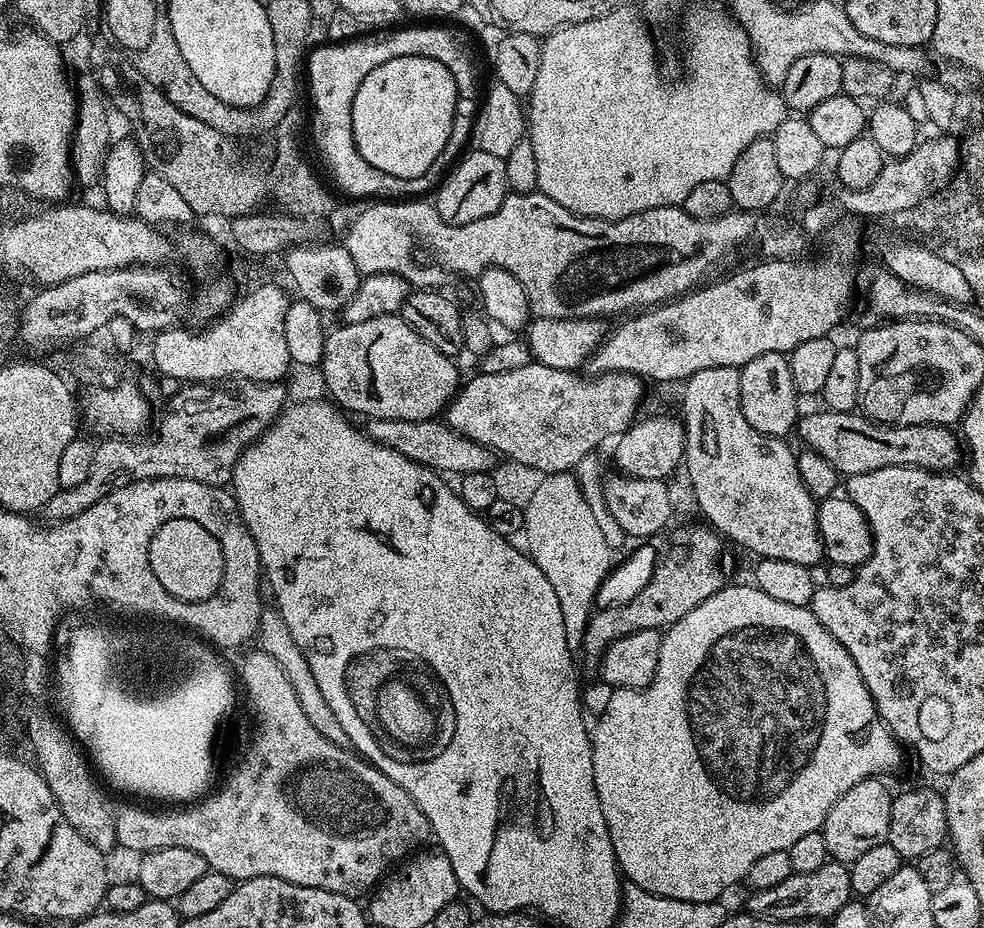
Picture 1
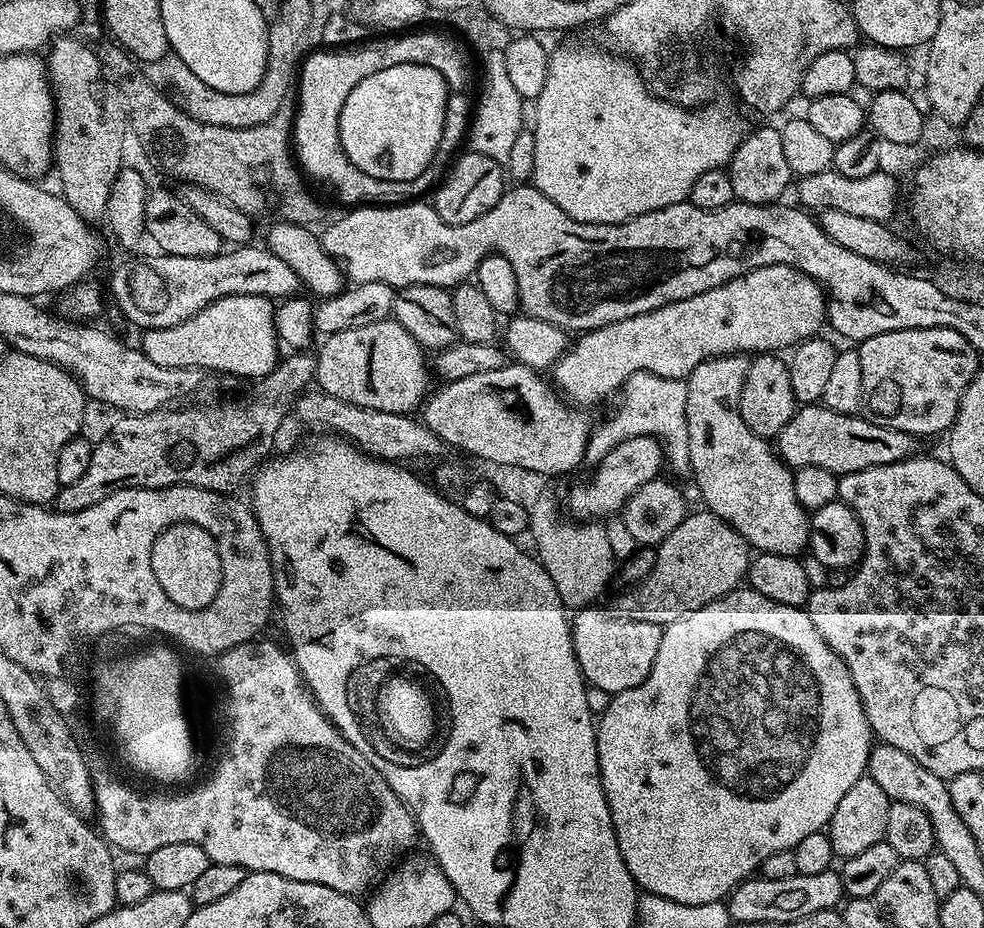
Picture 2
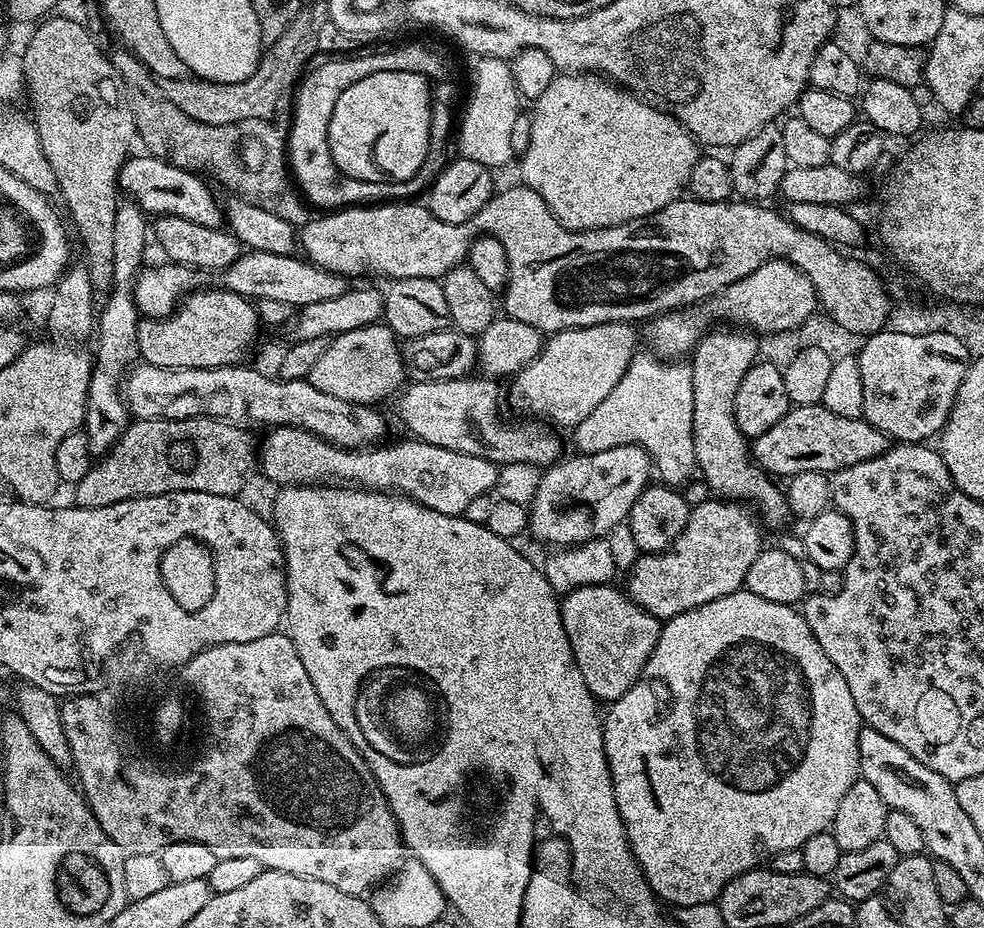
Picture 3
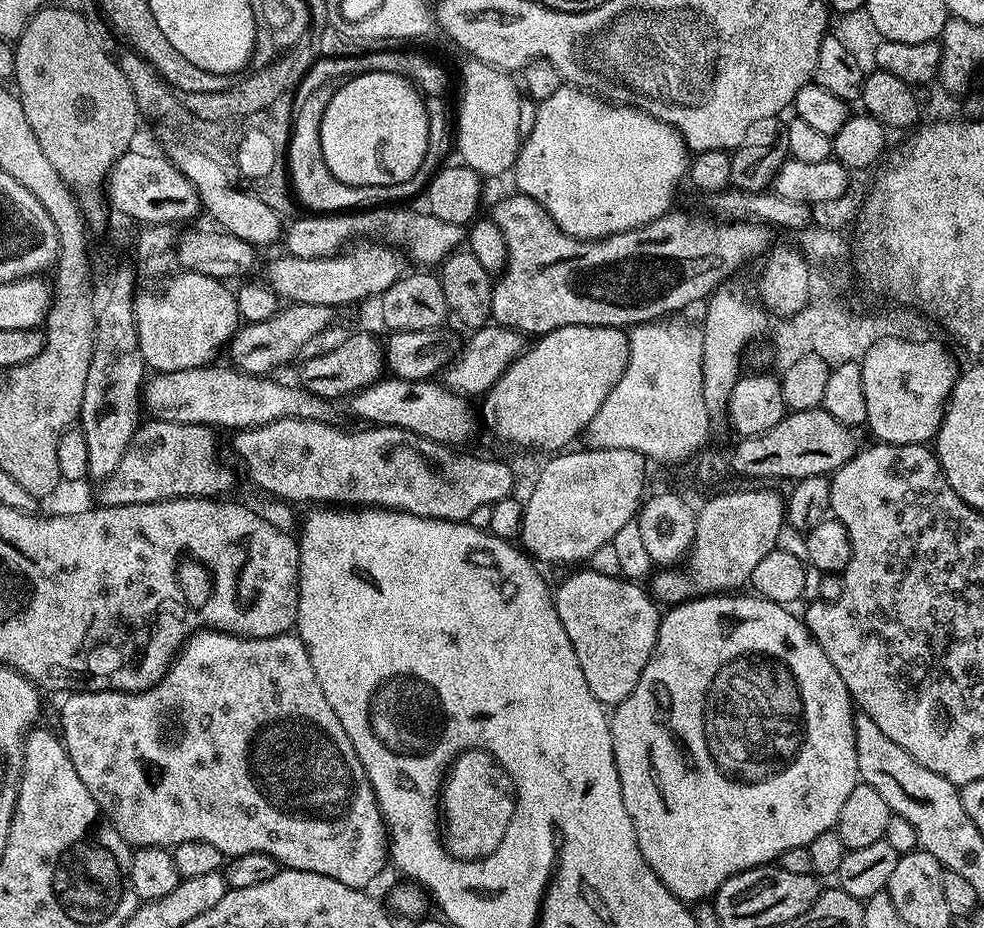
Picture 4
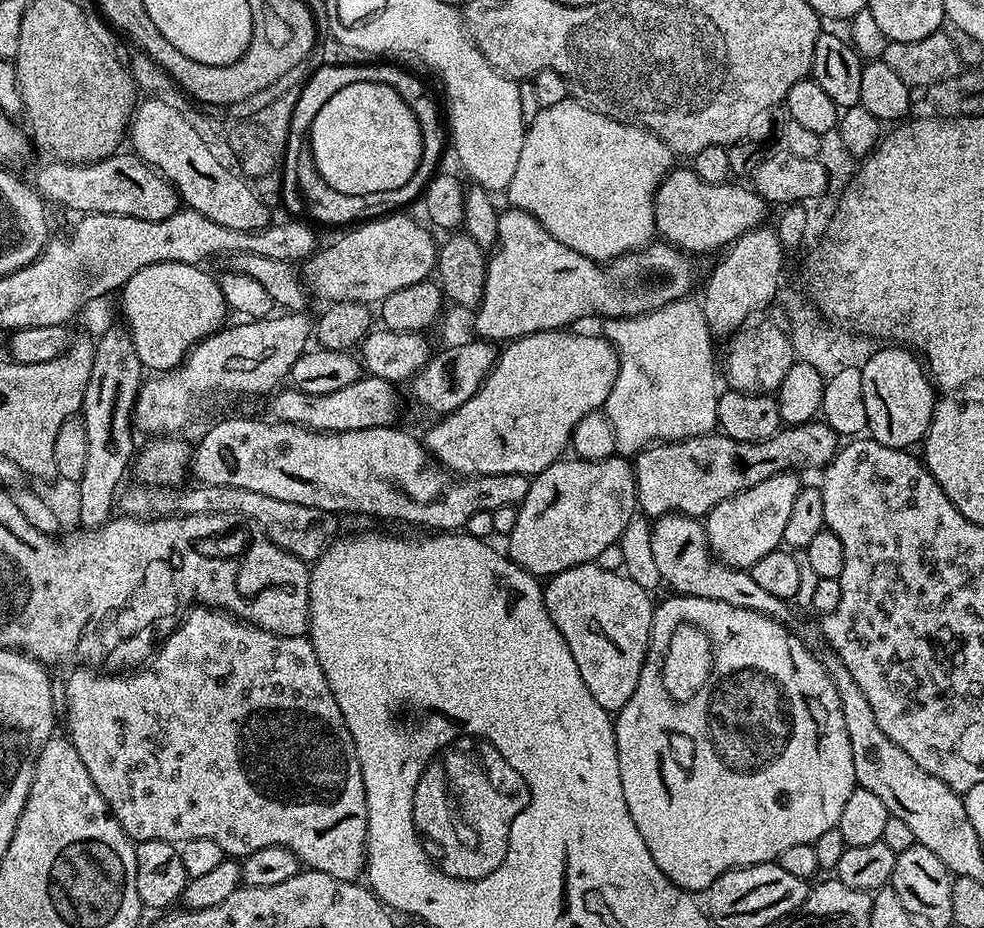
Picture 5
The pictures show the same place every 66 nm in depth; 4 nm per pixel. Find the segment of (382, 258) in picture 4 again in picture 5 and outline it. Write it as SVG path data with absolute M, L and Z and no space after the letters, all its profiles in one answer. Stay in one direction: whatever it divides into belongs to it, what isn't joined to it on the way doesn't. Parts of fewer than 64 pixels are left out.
M389 214L349 227L345 231L348 233L338 237L329 248L321 247L309 256L302 268L307 287L325 302L376 306L394 290L429 279L436 270L438 240L414 217L400 215L404 214Z

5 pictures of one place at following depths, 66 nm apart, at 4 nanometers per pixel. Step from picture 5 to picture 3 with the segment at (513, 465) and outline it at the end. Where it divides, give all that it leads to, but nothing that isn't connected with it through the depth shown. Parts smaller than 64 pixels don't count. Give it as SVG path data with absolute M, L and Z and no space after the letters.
M625 322L567 328L564 332L551 333L534 362L516 373L511 381L513 394L533 417L557 429L574 430L578 422L589 416L626 374L632 357L638 351L636 332L632 328L635 327Z

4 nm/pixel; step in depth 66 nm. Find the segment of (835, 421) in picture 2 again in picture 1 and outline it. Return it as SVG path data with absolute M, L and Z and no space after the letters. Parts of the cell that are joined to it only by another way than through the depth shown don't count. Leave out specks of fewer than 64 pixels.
M819 410L809 416L801 415L798 420L798 433L805 449L818 452L830 466L834 466L841 477L854 474L870 474L870 470L882 470L886 466L906 466L925 468L928 472L951 473L956 463L962 460L962 440L952 433L951 427L942 424L877 424L863 414L856 412L829 412Z

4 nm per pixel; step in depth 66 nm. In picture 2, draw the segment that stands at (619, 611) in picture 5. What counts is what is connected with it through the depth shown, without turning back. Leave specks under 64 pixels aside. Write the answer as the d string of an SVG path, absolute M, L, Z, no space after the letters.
M585 606L570 620L581 674L595 691L597 688L607 694L638 687L650 674L654 658L658 658L658 646L662 642L664 628L654 622L638 622L615 611L607 612L604 608L596 607Z

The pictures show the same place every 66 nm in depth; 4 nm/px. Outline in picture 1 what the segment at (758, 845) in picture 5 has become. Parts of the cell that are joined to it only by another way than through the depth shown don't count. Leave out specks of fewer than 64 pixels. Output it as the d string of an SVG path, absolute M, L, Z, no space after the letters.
M751 583L731 584L719 588L714 595L706 598L706 602L694 606L694 610L690 610L690 614L683 616L678 623L663 633L660 641L660 653L658 654L658 670L654 674L654 678L645 688L615 689L611 693L612 697L605 702L604 709L600 712L600 721L594 724L590 732L592 761L594 762L594 786L598 790L598 802L602 802L602 818L606 818L606 826L610 830L616 863L619 864L621 873L631 883L637 884L639 888L650 894L674 898L682 902L720 900L723 897L724 888L734 887L739 880L741 883L747 877L750 866L754 862L758 862L758 858L764 857L765 854L774 854L774 850L787 852L790 846L794 846L794 842L798 842L798 838L811 832L821 831L826 814L830 814L834 802L838 802L838 798L842 798L842 794L846 794L846 790L850 790L850 786L858 786L858 782L884 774L880 772L892 772L900 764L902 745L882 722L882 718L874 706L874 700L870 698L870 692L866 690L866 684L862 682L862 674L858 674L858 666L854 666L854 658L850 658L850 654L846 654L846 646L842 646L842 642L838 642L838 638L834 638L834 634L830 634L830 630L826 630L826 626L822 626L822 622L818 622L818 618L813 614L811 607L789 606L787 602L778 602L775 598L769 598L766 594L762 594L762 590L758 590Z

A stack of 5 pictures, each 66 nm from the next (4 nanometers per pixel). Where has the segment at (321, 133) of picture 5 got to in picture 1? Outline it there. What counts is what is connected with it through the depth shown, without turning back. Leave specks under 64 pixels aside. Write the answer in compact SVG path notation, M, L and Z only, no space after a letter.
M407 56L382 62L378 70L366 74L366 82L354 94L352 134L358 154L382 174L406 179L415 176L446 146L457 99L450 70L442 62L434 62L434 58Z

